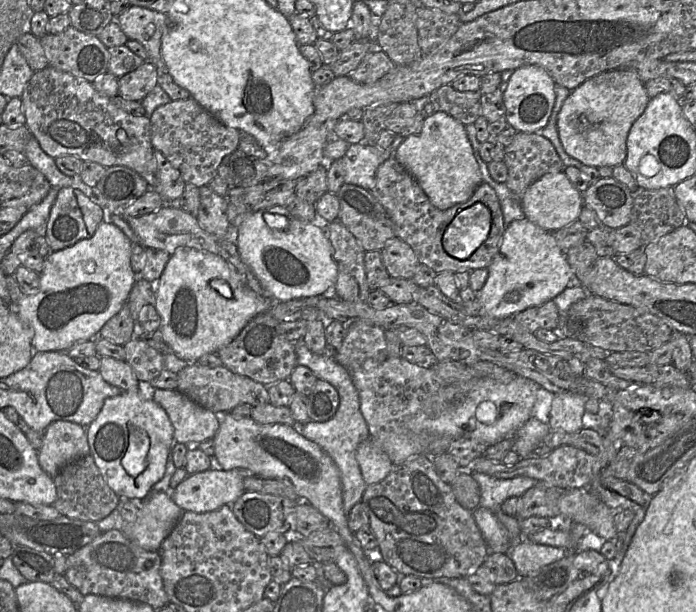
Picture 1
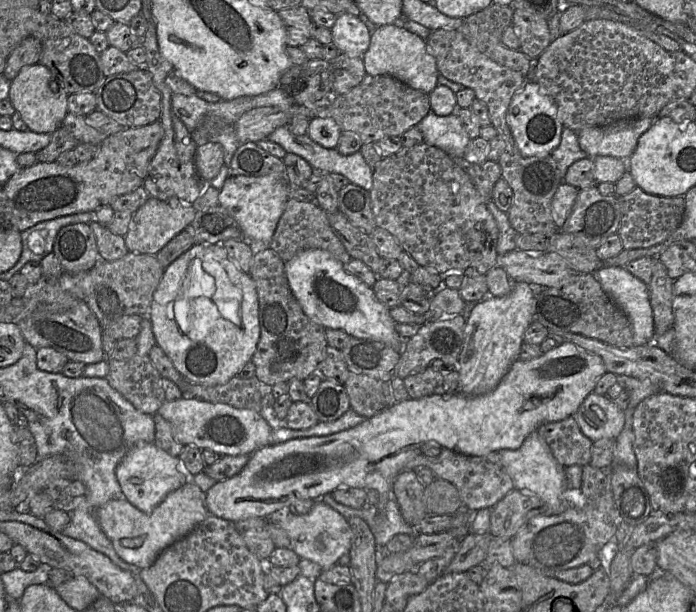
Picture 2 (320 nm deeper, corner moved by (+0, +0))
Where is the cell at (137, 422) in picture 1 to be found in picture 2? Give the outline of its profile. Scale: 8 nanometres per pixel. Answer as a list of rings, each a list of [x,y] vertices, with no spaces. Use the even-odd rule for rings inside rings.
[[[139,442],[116,468],[116,477],[126,500],[140,511],[151,514],[166,496],[190,481],[179,457],[173,457],[155,443]]]

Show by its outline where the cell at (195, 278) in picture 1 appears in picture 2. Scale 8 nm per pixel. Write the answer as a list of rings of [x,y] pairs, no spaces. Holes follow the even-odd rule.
[[[194,244],[164,269],[148,318],[156,345],[189,381],[206,386],[226,384],[251,362],[260,338],[259,301],[255,283],[230,258],[221,244]]]

